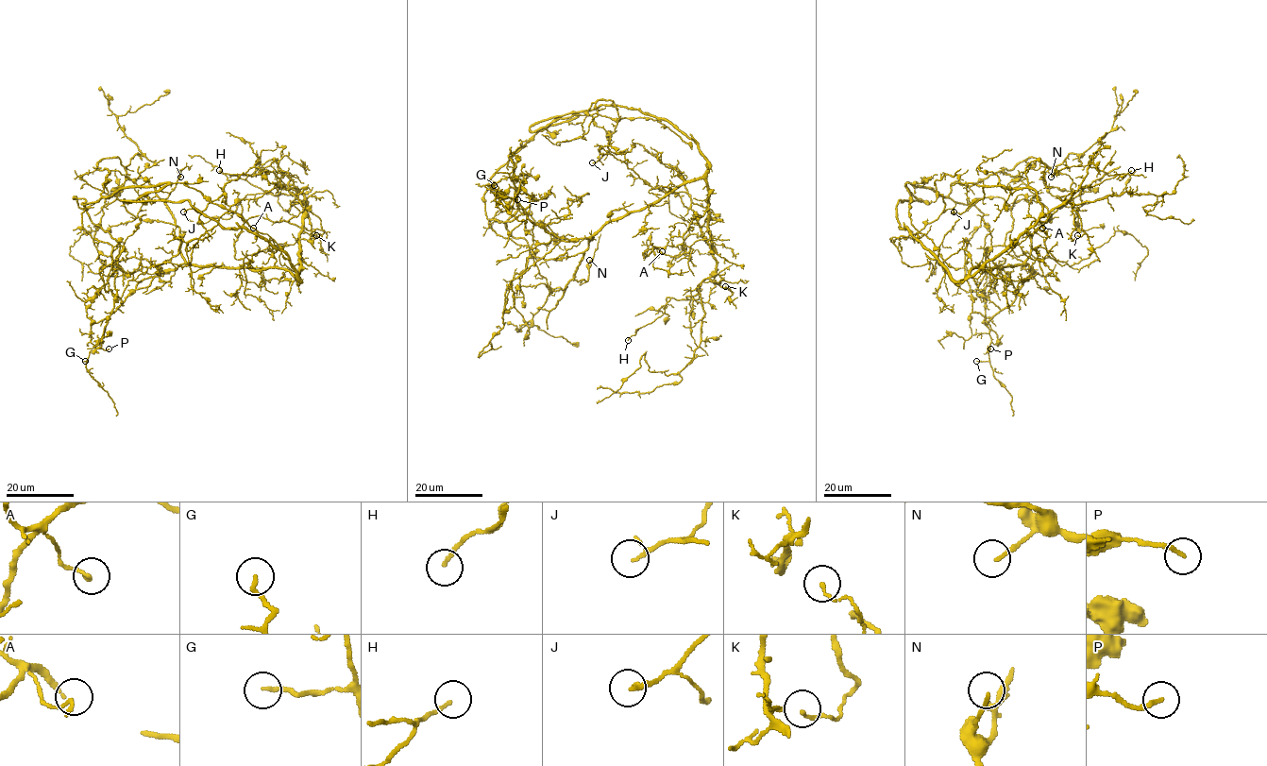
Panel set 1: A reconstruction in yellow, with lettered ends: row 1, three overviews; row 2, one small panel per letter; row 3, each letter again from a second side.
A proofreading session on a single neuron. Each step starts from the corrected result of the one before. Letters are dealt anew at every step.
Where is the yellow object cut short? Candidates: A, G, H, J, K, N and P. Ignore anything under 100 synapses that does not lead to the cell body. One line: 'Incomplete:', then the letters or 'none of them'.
Incomplete: none of them

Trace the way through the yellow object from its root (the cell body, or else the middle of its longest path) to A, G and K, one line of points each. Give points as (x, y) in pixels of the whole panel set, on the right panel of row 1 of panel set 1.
A: (909, 231), (955, 280), (963, 280), (1005, 252), (1034, 221), (1045, 221), (1045, 215), (1038, 221), (1042, 228)
G: (909, 231), (955, 280), (973, 268), (1028, 265), (1030, 273), (1015, 300), (986, 323), (989, 359), (976, 361)
K: (909, 231), (955, 280), (972, 276), (1005, 252), (1042, 215), (1069, 202), (1078, 213), (1085, 232), (1077, 235)

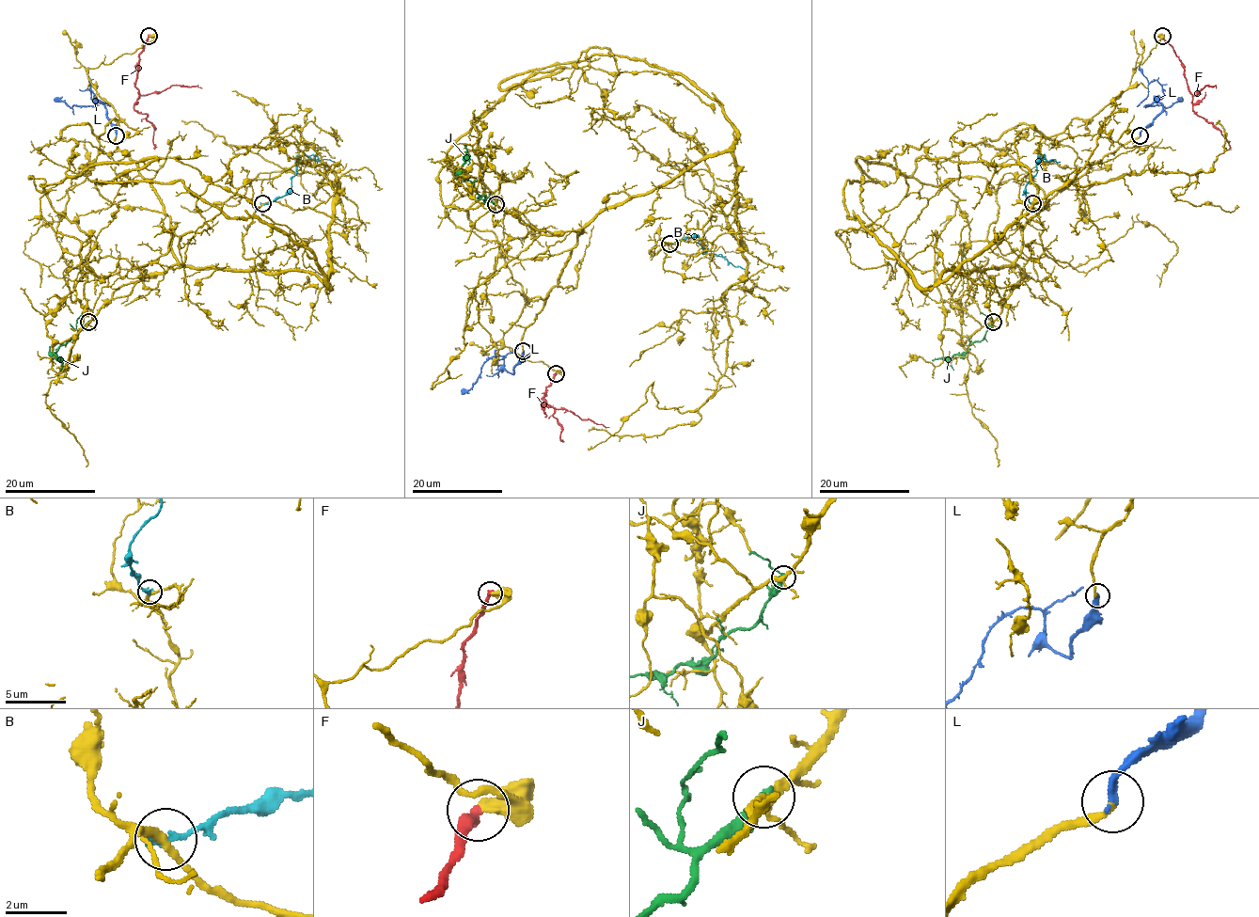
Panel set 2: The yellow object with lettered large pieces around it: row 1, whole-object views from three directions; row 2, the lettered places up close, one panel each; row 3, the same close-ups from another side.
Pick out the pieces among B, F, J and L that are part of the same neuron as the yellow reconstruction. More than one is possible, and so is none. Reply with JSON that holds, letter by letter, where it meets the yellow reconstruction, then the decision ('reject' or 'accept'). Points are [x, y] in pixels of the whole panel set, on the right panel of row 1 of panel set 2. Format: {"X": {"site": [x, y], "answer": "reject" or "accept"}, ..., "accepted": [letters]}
{"B": {"site": [1032, 203], "answer": "reject"}, "F": {"site": [1162, 36], "answer": "reject"}, "J": {"site": [993, 322], "answer": "reject"}, "L": {"site": [1140, 135], "answer": "accept"}, "accepted": ["L"]}

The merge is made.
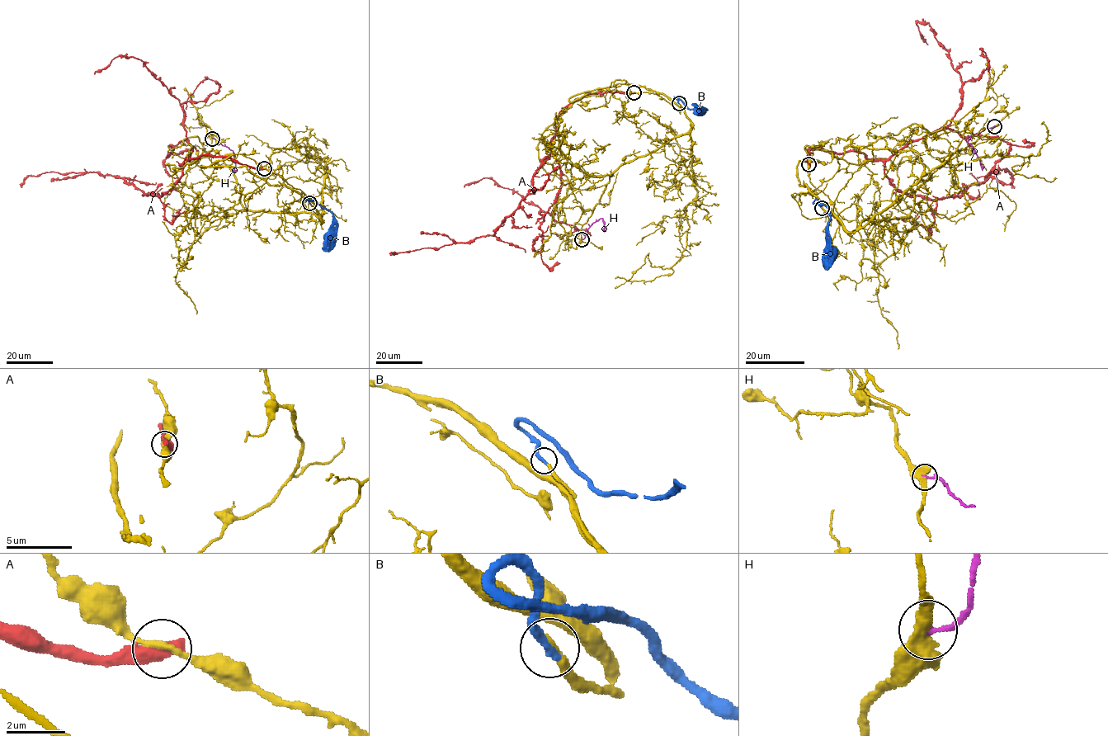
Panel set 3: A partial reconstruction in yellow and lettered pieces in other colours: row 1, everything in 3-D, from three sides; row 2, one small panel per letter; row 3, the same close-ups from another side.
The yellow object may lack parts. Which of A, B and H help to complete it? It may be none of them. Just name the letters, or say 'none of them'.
B

